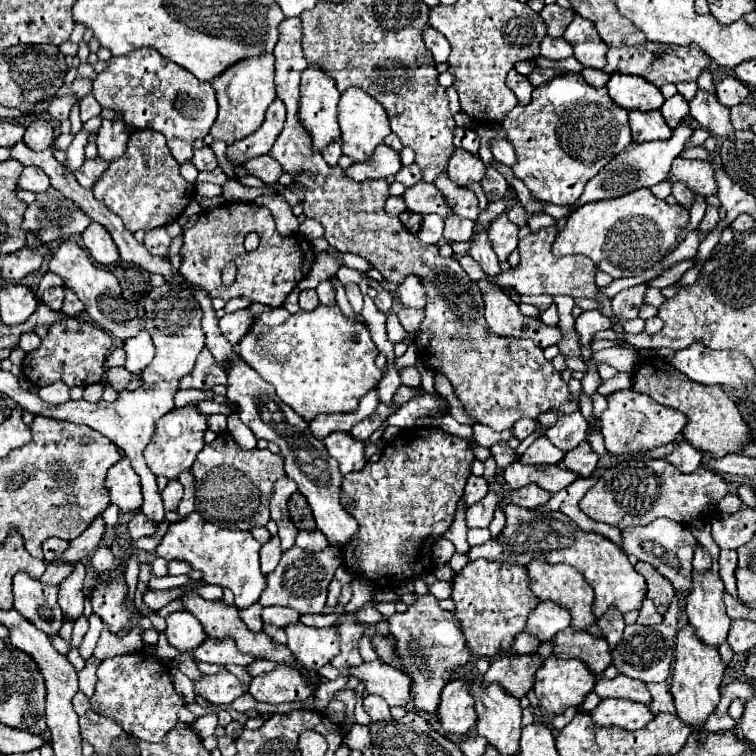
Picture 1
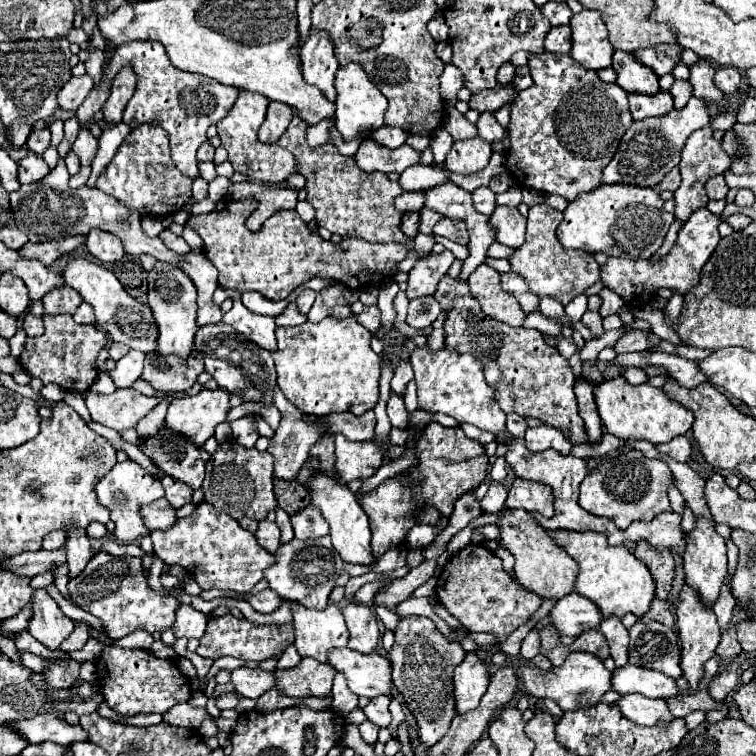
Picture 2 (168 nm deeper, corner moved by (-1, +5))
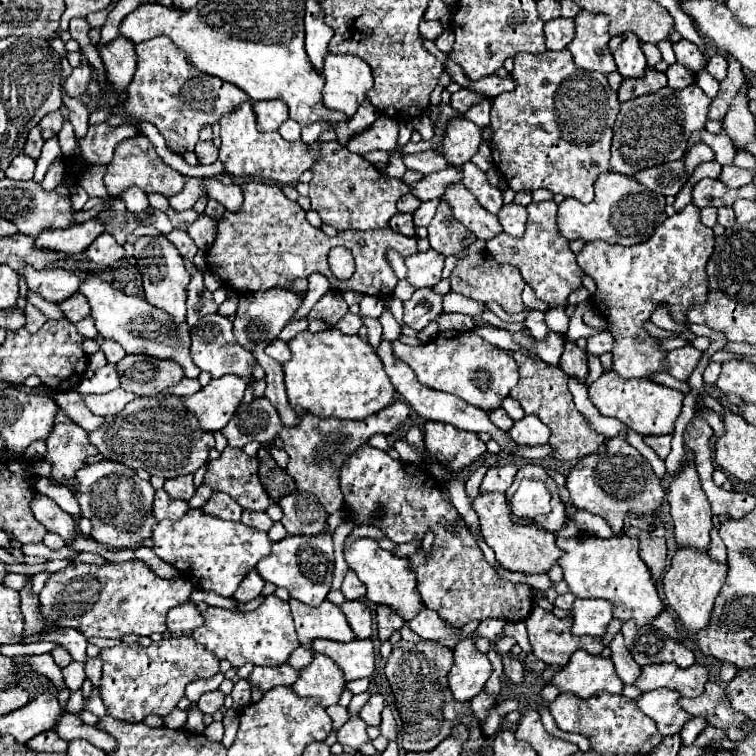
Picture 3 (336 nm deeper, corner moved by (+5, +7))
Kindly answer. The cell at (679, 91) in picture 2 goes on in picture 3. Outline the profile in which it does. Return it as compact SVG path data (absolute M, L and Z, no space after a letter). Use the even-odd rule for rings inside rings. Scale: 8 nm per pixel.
M673 63L667 69L667 79L669 79L669 87L673 89L683 89L687 85L691 85L695 81L695 75L681 63Z

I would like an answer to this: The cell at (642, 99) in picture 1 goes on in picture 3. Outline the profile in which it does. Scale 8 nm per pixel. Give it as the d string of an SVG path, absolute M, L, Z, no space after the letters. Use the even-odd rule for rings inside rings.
M635 33L615 35L609 41L609 49L615 57L617 71L623 77L643 77L643 71L647 69L645 55L641 51L641 41Z

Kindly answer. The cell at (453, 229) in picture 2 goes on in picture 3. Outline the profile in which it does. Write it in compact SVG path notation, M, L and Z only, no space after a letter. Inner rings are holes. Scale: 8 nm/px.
M447 201L439 203L437 213L429 223L427 231L429 231L427 239L431 243L431 249L445 257L459 255L463 249L467 249L475 241L473 233L453 217Z

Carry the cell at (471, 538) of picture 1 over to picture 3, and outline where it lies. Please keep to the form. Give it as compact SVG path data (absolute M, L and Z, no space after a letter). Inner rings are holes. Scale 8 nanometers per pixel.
M381 339L381 343L379 343L379 347L377 347L377 355L379 355L379 359L383 361L383 367L385 367L385 373L389 375L389 379L391 379L391 383L393 383L393 387L397 389L397 393L417 411L417 415L419 417L423 417L423 419L431 419L431 421L441 421L441 423L449 423L449 425L453 425L453 427L457 427L457 429L465 429L465 431L473 431L473 433L481 433L481 431L487 431L487 433L491 433L491 437L497 441L497 443L501 443L501 449L505 451L505 453L511 453L513 451L513 447L515 447L515 441L511 441L511 437L509 437L509 433L505 433L505 431L499 431L489 419L487 419L487 413L483 411L483 409L479 409L479 407L471 407L469 403L465 403L463 399L459 399L457 395L449 395L449 393L439 393L439 391L435 391L435 389L429 389L429 387L425 387L425 385L421 385L419 381L417 381L417 377L415 377L415 373L399 359L399 357L395 357L395 353L393 353L393 345L391 345L391 341L385 341L385 339Z

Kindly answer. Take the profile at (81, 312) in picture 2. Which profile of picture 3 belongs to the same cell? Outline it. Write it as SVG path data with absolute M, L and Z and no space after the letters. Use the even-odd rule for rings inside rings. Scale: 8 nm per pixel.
M87 317L87 319L81 319L77 325L77 331L83 335L83 337L87 337L87 339L97 339L97 331L95 331L95 325L93 325L93 319L91 317Z

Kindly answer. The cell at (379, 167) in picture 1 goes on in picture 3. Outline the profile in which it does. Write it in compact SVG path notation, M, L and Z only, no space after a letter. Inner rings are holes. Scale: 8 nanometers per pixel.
M423 151L423 153L413 153L413 155L403 155L403 161L405 161L407 169L415 169L423 175L449 167L449 161L439 151Z

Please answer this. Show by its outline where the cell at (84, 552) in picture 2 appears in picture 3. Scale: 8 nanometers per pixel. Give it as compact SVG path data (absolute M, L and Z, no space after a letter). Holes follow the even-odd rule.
M41 495L41 497L35 497L31 501L31 511L35 515L35 519L51 533L57 533L61 535L67 543L77 535L77 527L75 527L75 521L69 513L65 513L53 499Z

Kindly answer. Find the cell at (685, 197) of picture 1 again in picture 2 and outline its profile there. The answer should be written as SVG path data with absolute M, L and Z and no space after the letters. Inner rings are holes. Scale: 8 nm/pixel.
M671 169L669 175L665 175L665 179L661 181L661 185L655 187L655 191L663 191L663 189L669 189L669 191L677 191L677 187L681 185L681 175L679 175L679 169Z

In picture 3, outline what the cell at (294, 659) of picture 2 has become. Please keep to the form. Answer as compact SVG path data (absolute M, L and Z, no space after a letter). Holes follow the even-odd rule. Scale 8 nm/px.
M299 647L299 649L295 649L295 651L291 653L291 659L289 659L287 663L289 663L291 667L295 667L295 669L303 669L303 667L307 667L311 661L313 661L313 649Z

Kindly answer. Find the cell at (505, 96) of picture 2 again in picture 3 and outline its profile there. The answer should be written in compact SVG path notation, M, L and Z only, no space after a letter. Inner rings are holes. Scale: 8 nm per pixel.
M459 89L457 93L451 95L449 105L451 105L453 109L457 109L457 111L463 115L463 113L467 111L467 107L479 103L479 99L483 99L483 95L475 93L475 91L471 91L471 89Z

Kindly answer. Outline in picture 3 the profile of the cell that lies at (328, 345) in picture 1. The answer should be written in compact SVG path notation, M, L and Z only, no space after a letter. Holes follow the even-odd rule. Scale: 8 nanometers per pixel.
M335 329L321 333L305 331L289 341L289 347L293 357L283 365L283 371L287 397L297 413L337 419L365 419L391 403L395 387L391 387L375 349L369 341L361 341L359 335L343 335Z

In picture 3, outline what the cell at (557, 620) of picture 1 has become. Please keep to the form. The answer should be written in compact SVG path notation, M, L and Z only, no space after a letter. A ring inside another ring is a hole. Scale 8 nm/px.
M575 599L573 609L573 633L603 637L613 617L613 603L601 599Z

